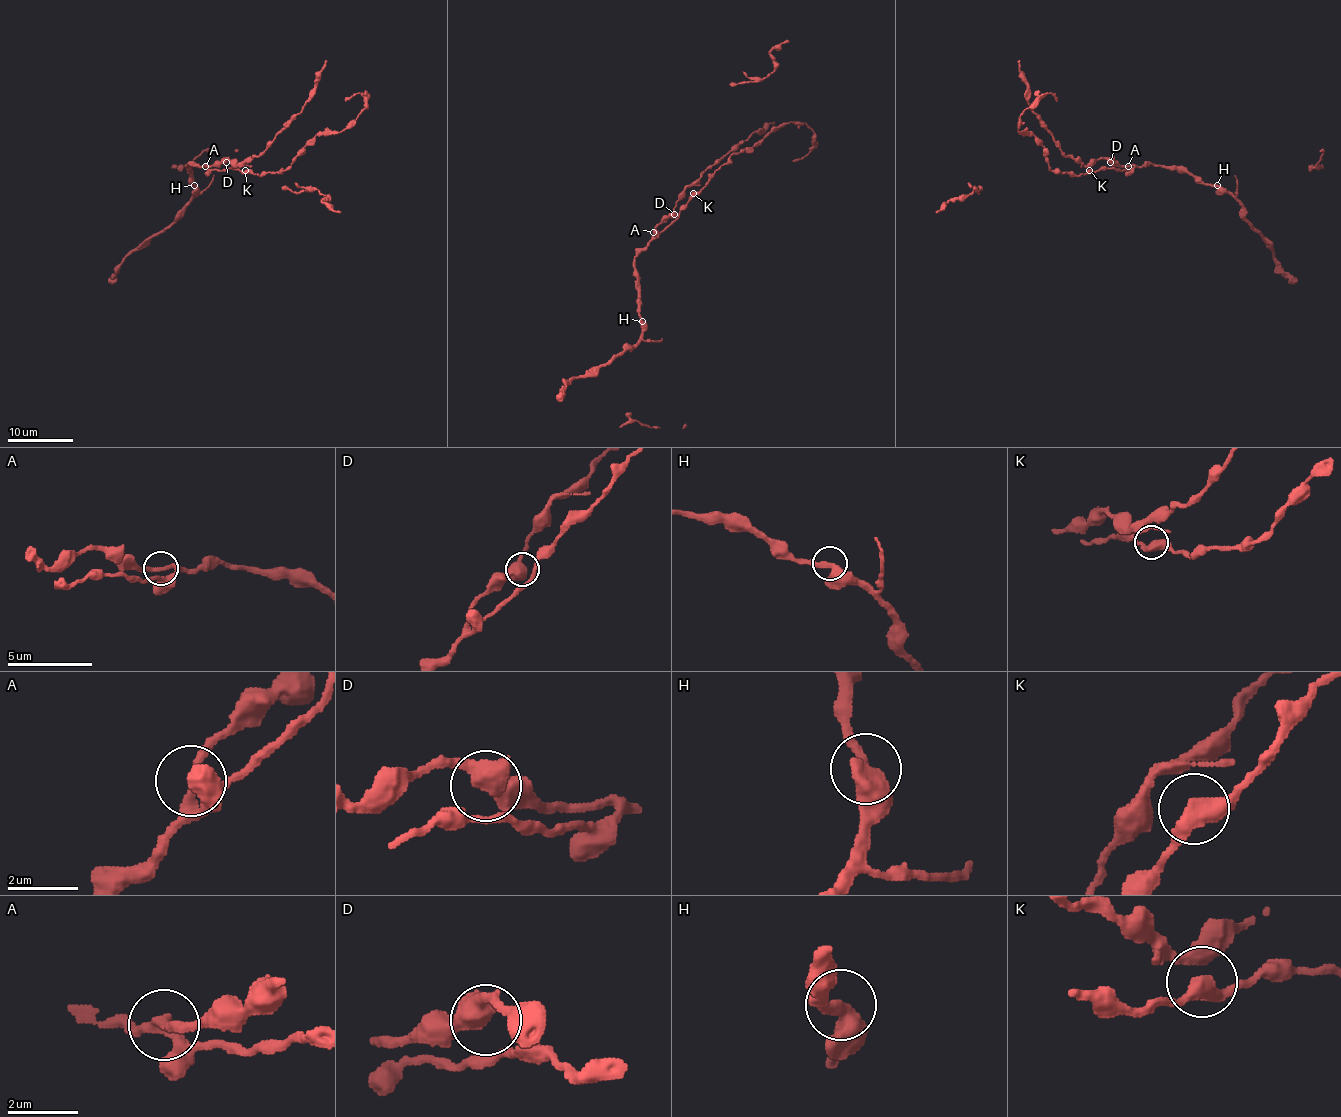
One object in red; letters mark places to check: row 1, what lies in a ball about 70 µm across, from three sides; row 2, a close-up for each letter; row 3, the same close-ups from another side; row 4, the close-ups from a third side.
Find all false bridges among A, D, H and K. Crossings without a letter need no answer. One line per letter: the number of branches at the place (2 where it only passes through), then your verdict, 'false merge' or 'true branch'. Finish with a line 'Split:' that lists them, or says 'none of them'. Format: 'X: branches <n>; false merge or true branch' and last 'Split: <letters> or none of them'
A: branches 3; true branch
D: branches 3; true branch
H: branches 2; true branch
K: branches 2; true branch
Split: none of them

